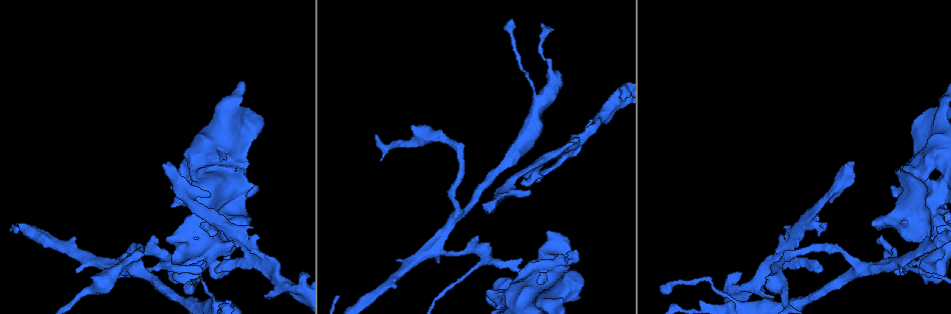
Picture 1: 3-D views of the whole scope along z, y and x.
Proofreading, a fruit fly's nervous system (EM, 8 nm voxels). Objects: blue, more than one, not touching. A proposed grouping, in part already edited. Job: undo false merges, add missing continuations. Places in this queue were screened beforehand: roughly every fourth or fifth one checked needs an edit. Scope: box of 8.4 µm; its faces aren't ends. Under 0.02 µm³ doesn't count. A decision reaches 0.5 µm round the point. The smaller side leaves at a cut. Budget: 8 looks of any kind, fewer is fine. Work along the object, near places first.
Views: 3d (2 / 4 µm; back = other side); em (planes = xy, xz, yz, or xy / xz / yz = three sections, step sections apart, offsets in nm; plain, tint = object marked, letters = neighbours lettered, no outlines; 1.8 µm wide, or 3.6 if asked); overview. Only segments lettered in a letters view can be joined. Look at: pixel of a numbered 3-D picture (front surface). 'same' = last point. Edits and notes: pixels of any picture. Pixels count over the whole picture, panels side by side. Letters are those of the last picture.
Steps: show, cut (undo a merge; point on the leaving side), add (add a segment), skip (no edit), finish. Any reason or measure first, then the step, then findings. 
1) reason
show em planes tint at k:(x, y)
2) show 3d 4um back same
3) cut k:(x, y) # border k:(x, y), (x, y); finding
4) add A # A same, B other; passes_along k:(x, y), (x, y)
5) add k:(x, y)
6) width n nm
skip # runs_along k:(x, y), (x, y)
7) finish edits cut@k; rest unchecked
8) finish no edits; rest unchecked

free end
show em planes letters at 1:(564, 258)

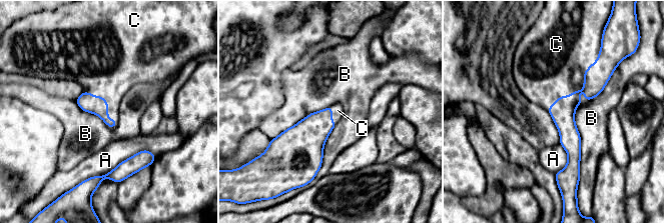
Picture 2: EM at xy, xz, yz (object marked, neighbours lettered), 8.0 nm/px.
add C # A other, B other, C same; it goes on there

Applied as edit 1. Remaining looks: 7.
redraw
show overview

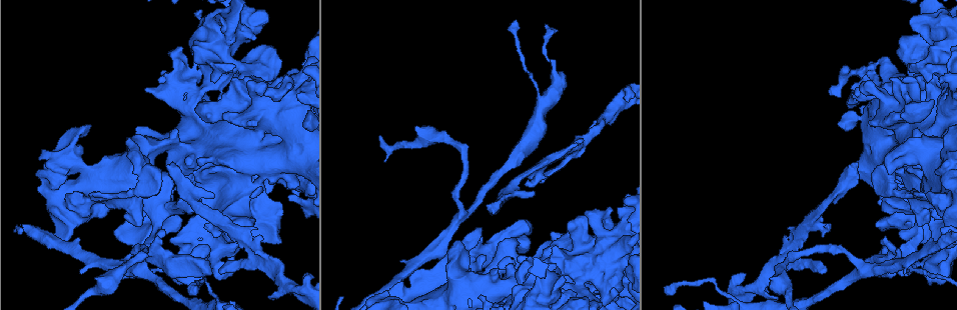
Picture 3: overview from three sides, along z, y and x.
free end
show em planes plain at 3:(173, 164)

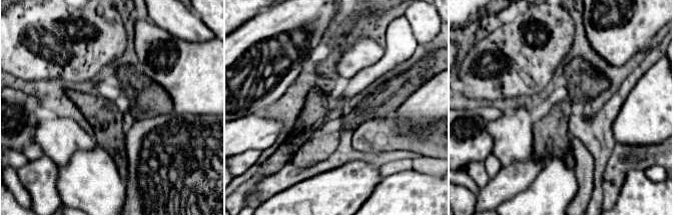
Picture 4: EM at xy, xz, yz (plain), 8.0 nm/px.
what lies round it
show em planes letters same

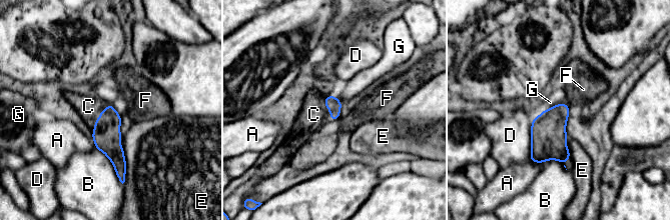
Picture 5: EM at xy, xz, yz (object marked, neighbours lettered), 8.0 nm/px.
add C # A other, B other, C same, D other, E other, F other, G other; passes_along 5:(106, 135), (99, 117), (88, 106); it goes on there

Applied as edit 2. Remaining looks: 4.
show 3d 2um at 3:(205, 224)

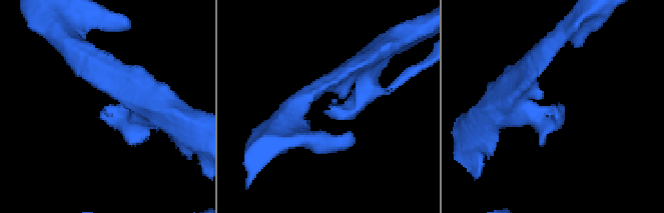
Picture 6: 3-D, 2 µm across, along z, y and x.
arm_widths 220, 220 nm; need the tissue
show em planes letters at 6:(325, 113)

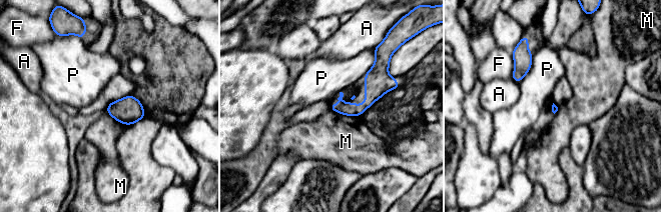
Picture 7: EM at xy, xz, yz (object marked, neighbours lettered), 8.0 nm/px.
skip # A other, F other, M other, P other; border 7:(105, 110), (125, 124), (145, 116); no lettered segment goes on from it

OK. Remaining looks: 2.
finish edits add@2, add@5; rest unchecked

